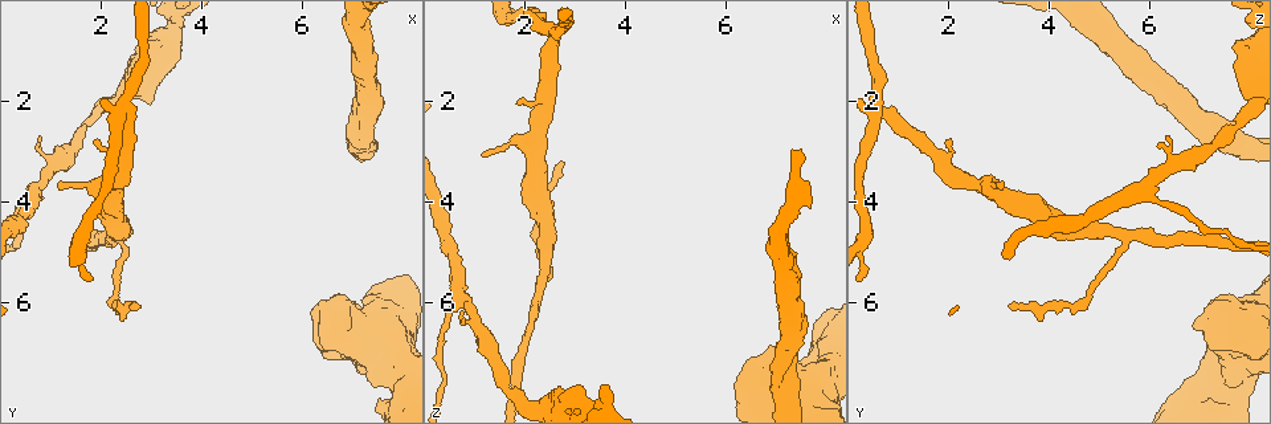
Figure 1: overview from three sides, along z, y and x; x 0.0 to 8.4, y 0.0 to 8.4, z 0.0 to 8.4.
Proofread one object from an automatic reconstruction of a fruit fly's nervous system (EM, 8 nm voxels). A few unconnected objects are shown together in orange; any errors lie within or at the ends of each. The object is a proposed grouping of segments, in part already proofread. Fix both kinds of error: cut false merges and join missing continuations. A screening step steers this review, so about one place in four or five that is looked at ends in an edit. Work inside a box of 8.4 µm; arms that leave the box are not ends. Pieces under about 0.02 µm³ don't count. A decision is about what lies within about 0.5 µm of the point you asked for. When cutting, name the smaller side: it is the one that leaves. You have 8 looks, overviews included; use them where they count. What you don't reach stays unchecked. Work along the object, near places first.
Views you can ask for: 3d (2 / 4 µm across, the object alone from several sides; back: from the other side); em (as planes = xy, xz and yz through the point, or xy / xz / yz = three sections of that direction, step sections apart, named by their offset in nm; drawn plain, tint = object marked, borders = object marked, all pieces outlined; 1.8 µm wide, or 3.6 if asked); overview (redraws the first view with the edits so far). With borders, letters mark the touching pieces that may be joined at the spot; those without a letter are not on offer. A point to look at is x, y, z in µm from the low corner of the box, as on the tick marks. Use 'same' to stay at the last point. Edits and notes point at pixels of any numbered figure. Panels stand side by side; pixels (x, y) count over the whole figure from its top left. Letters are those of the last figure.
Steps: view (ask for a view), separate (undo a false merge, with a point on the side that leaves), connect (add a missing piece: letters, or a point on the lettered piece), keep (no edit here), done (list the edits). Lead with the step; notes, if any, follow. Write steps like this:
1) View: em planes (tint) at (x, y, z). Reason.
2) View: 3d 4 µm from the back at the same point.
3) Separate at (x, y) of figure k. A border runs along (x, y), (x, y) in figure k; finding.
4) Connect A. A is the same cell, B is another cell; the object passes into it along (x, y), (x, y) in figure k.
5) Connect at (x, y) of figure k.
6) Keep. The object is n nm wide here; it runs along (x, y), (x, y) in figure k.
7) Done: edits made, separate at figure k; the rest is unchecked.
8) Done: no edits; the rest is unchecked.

View: em xy step 8 (tint) at (2.65, 6.05, 3.20). End of a long branch.

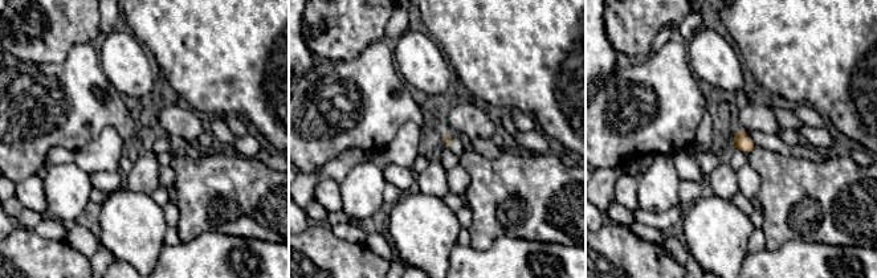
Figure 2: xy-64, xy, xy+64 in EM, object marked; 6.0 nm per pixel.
View: em xy step 8 (borders) at the same point. What lies round it.

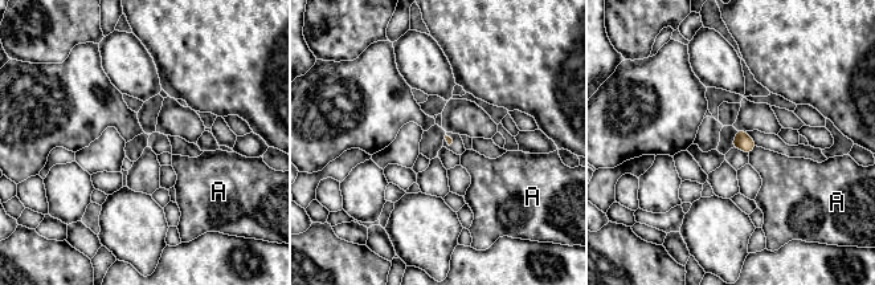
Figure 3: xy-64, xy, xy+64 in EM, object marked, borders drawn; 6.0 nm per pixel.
Keep. A is another cell; a border runs along (756, 146), (748, 155) in figure 3; no lettered piece goes on from it.

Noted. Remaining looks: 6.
View: em planes (borders) at (2.45, 2.20, 0.60). Abrupt turn.

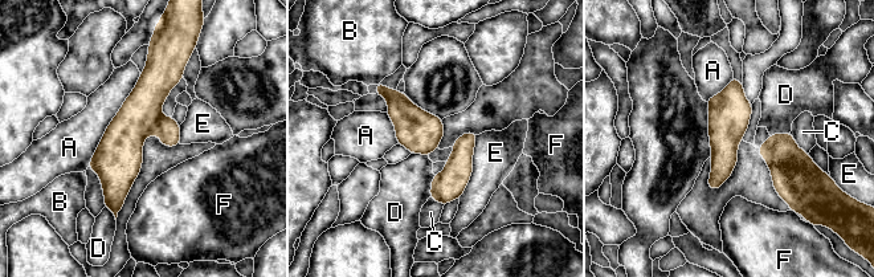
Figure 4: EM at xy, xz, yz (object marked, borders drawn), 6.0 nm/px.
Separate at (122, 143) of figure 4. The object is 260 nm wide here; A, B, C, D, E and F are other cells; a border runs along (162, 115), (154, 133) in figure 4; a second cell is stuck on.

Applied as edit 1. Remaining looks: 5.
View: overview.

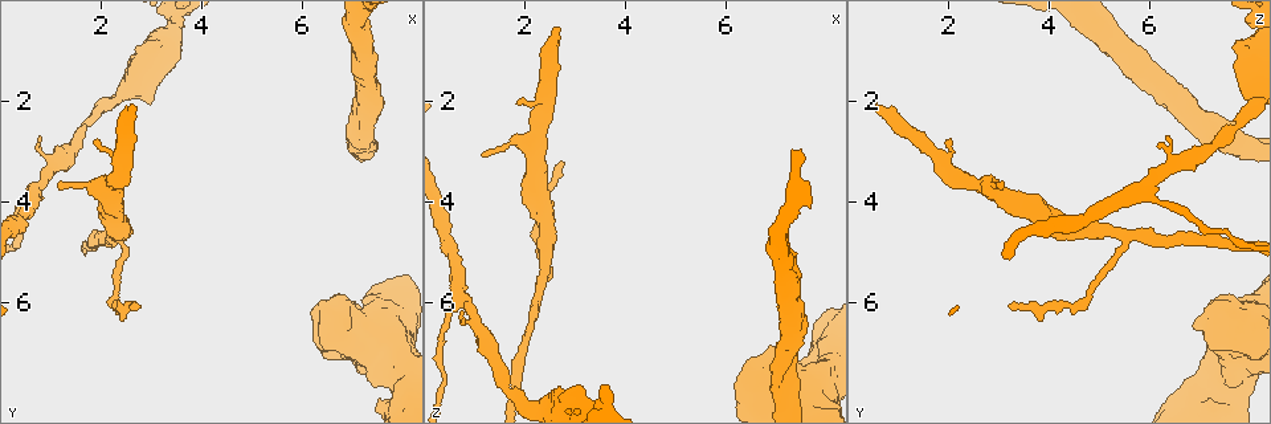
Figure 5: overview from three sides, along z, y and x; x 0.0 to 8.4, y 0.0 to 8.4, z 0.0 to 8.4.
View: 3d 4 µm at (6.95, 6.55, 6.90). Thick end.

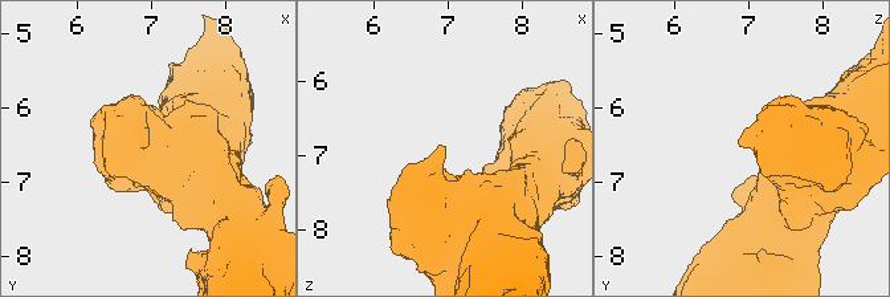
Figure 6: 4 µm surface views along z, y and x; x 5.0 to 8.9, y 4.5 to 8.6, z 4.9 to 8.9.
View: em planes (tint) at (6.95, 6.50, 6.85).

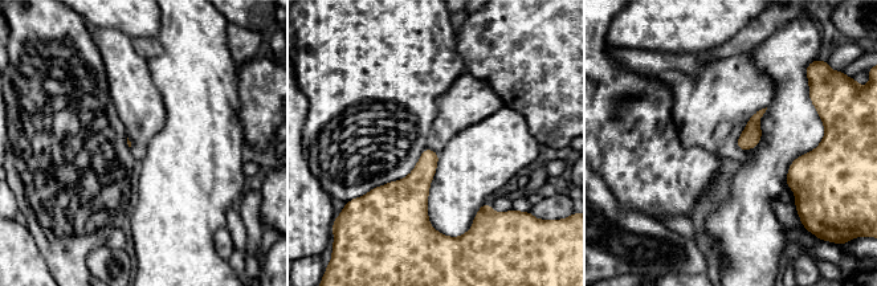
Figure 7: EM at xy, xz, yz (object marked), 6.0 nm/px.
View: em planes (borders) at the same point.

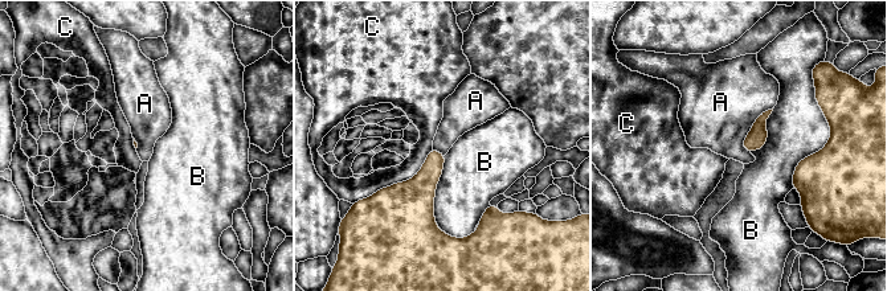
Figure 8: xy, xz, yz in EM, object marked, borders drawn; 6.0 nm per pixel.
Keep. A, B and C are other cells; a border runs along (772, 107), (744, 139), (748, 152) in figure 8; none of them fits.

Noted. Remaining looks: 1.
Done: edits made, separate at figure 4; the rest is unchecked.

